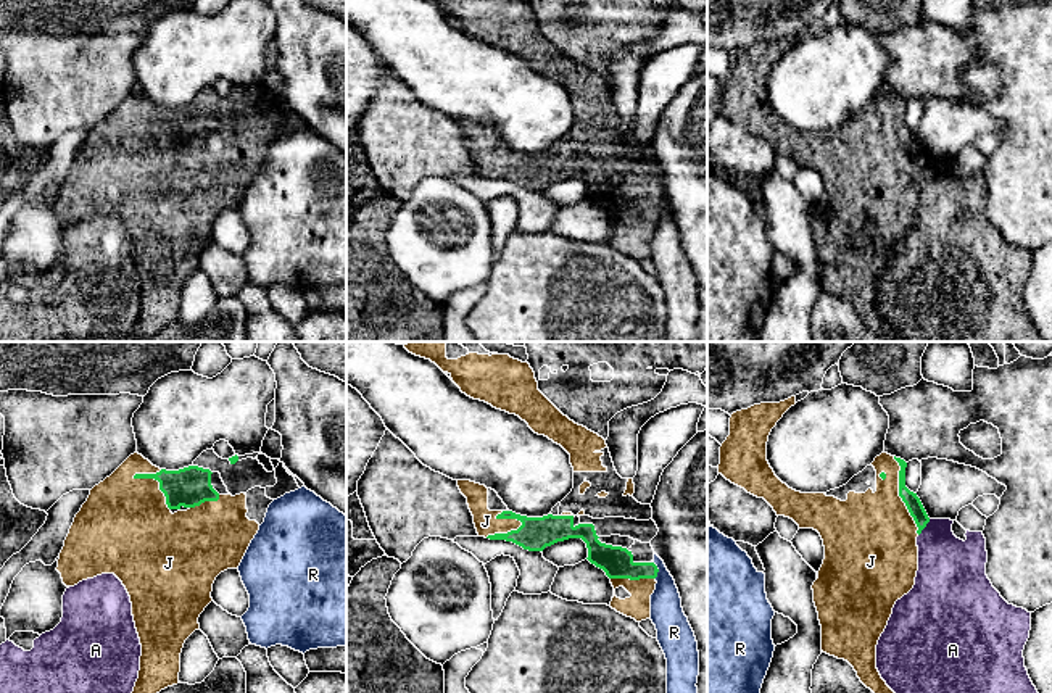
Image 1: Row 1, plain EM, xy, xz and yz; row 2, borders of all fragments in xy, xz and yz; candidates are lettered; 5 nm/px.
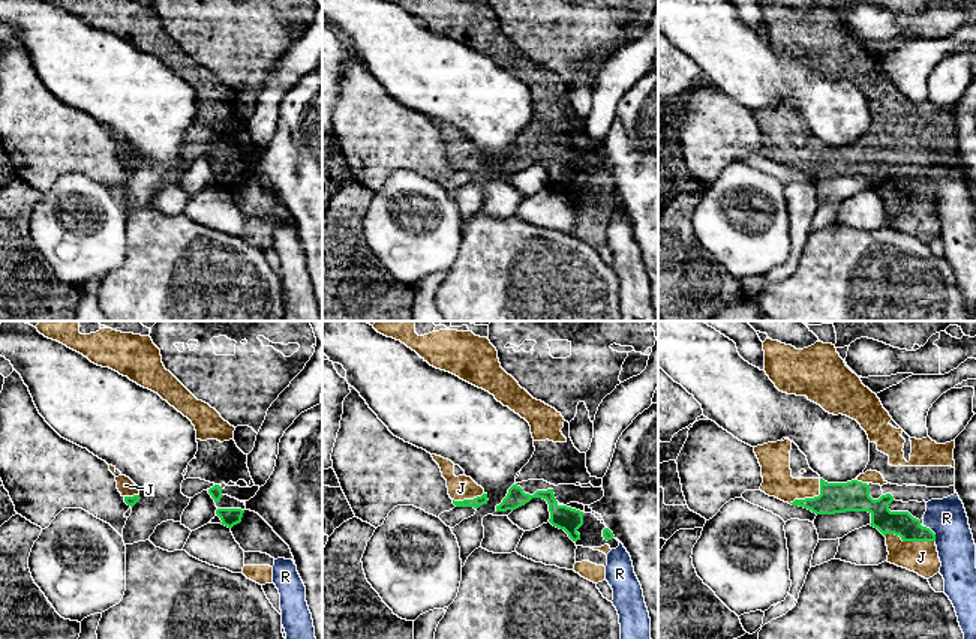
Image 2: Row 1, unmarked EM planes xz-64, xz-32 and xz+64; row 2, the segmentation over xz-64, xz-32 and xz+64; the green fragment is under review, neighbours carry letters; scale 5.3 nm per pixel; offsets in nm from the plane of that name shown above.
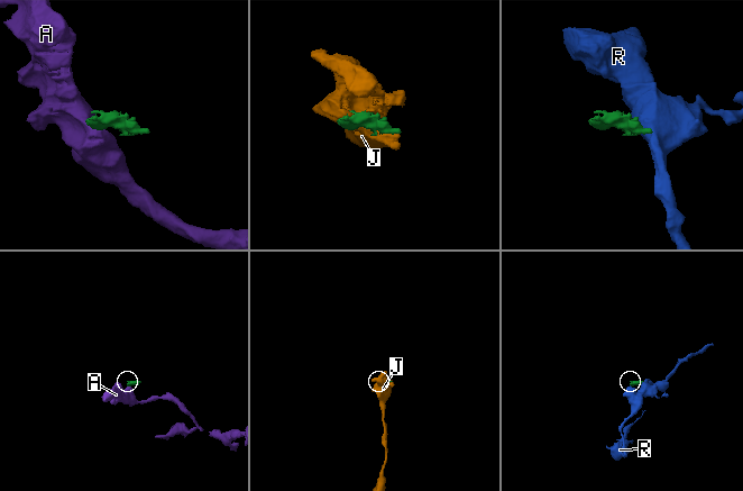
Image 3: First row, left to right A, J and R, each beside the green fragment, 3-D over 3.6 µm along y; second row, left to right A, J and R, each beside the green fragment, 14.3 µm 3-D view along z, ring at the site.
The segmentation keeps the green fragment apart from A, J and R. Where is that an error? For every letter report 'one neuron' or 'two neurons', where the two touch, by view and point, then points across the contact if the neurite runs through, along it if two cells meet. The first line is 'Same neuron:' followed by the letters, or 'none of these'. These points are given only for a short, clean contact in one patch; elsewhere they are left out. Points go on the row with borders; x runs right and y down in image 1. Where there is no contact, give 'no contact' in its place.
Same neuron: J
A: two neurons | yz (925, 526) | along yz (930, 519), (919, 535)
J: one neuron | xy (158, 481)
R: two neurons | xz (658, 569) | along xz (651, 561), (658, 569), (656, 577)

